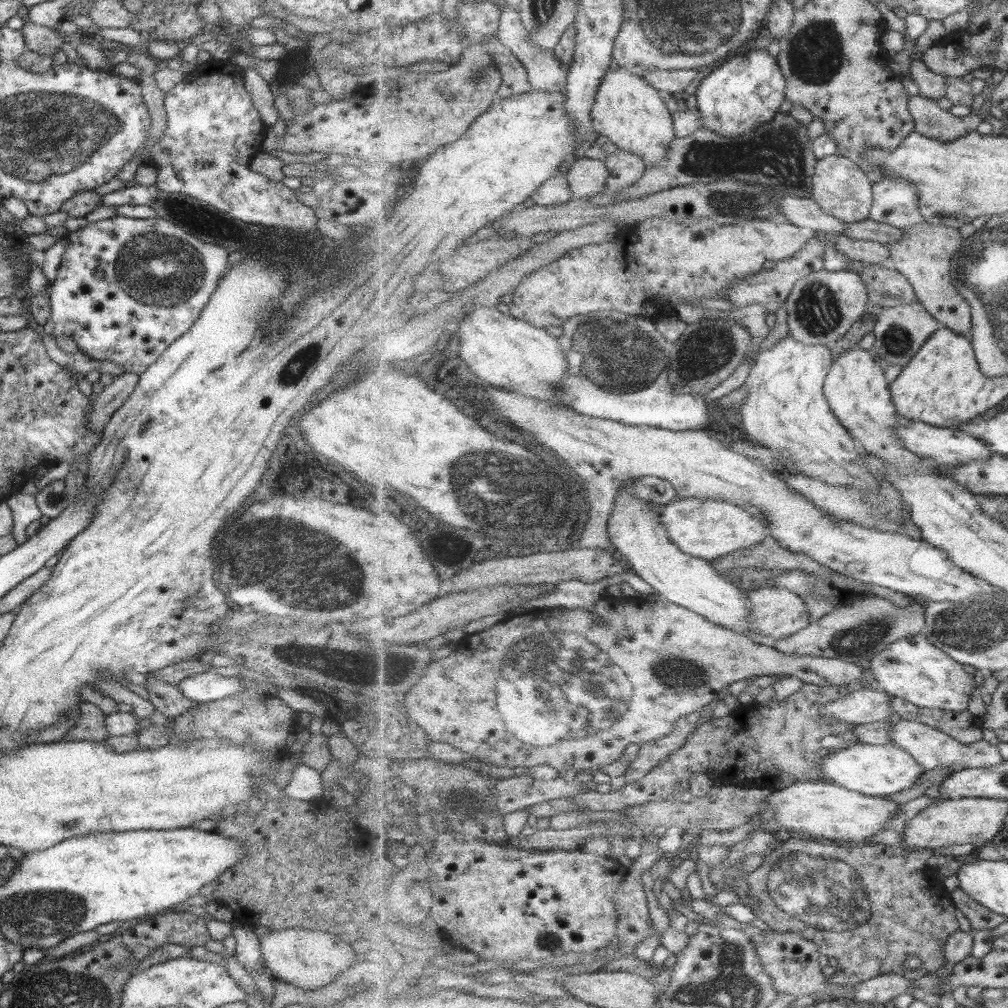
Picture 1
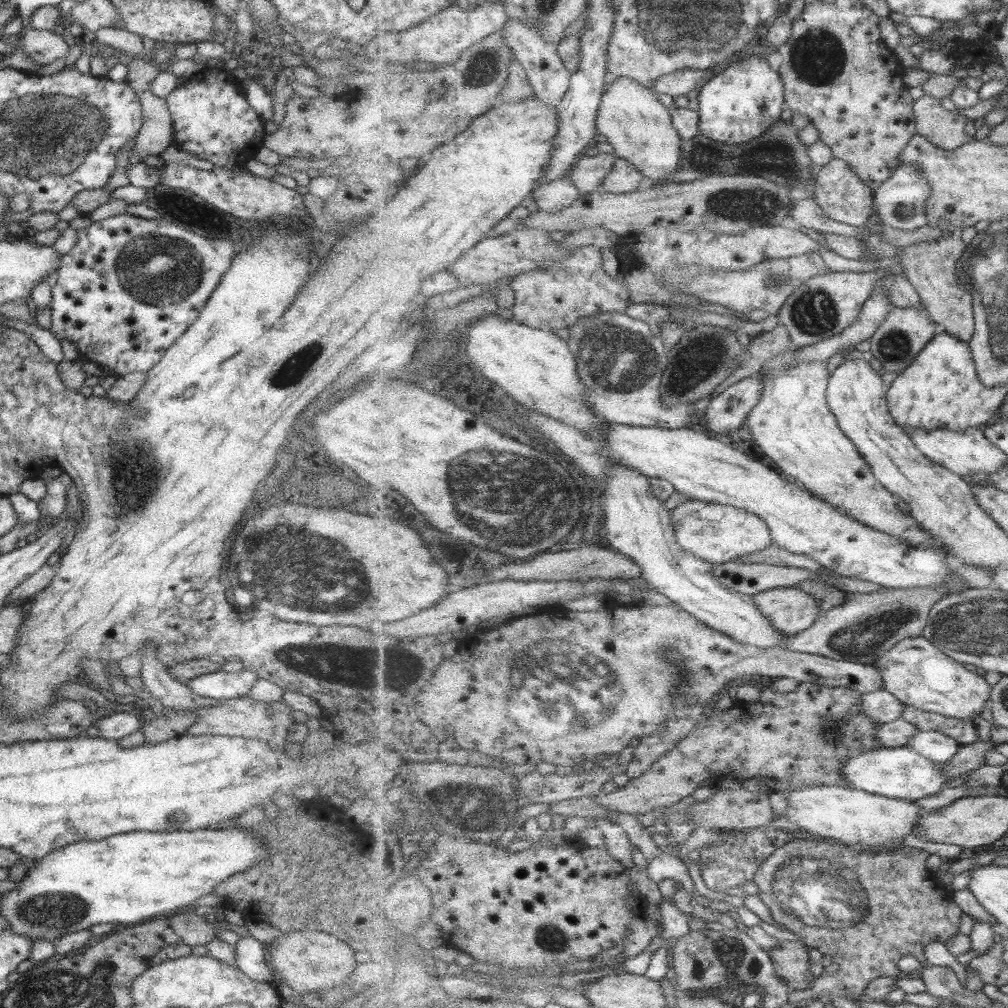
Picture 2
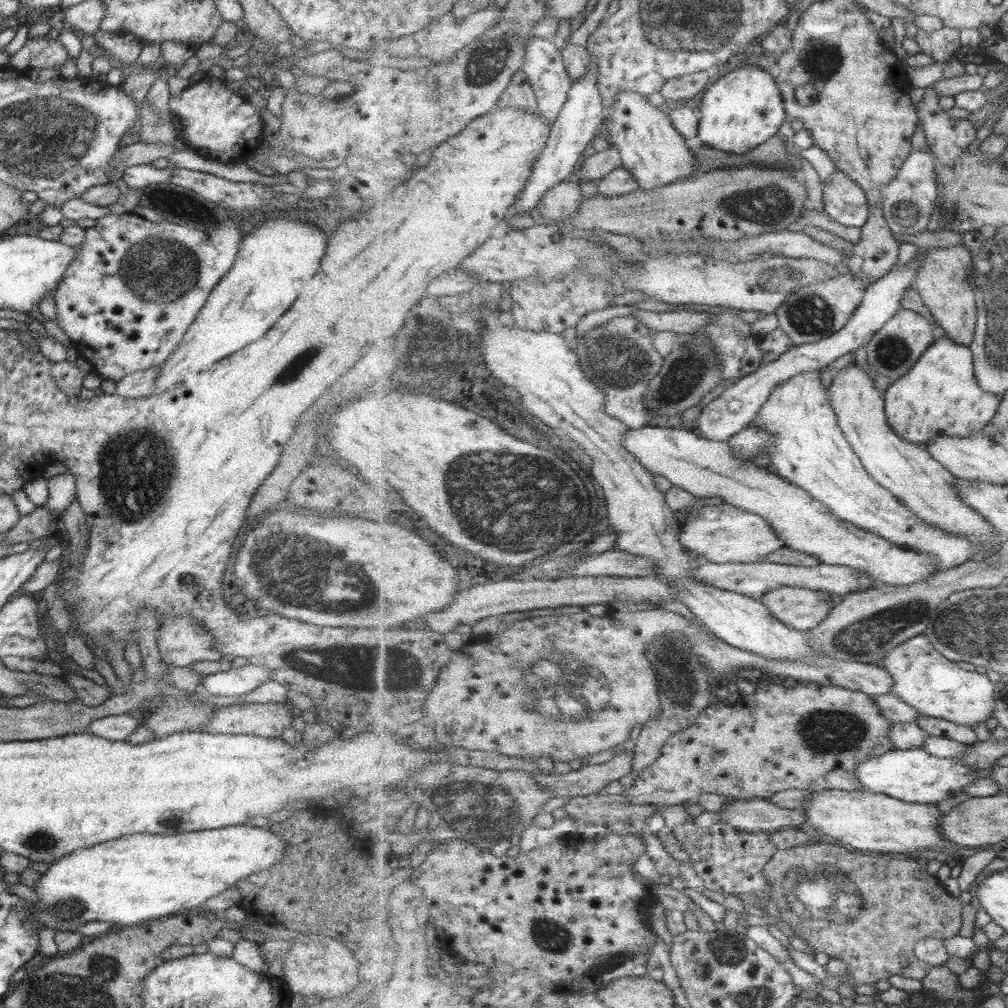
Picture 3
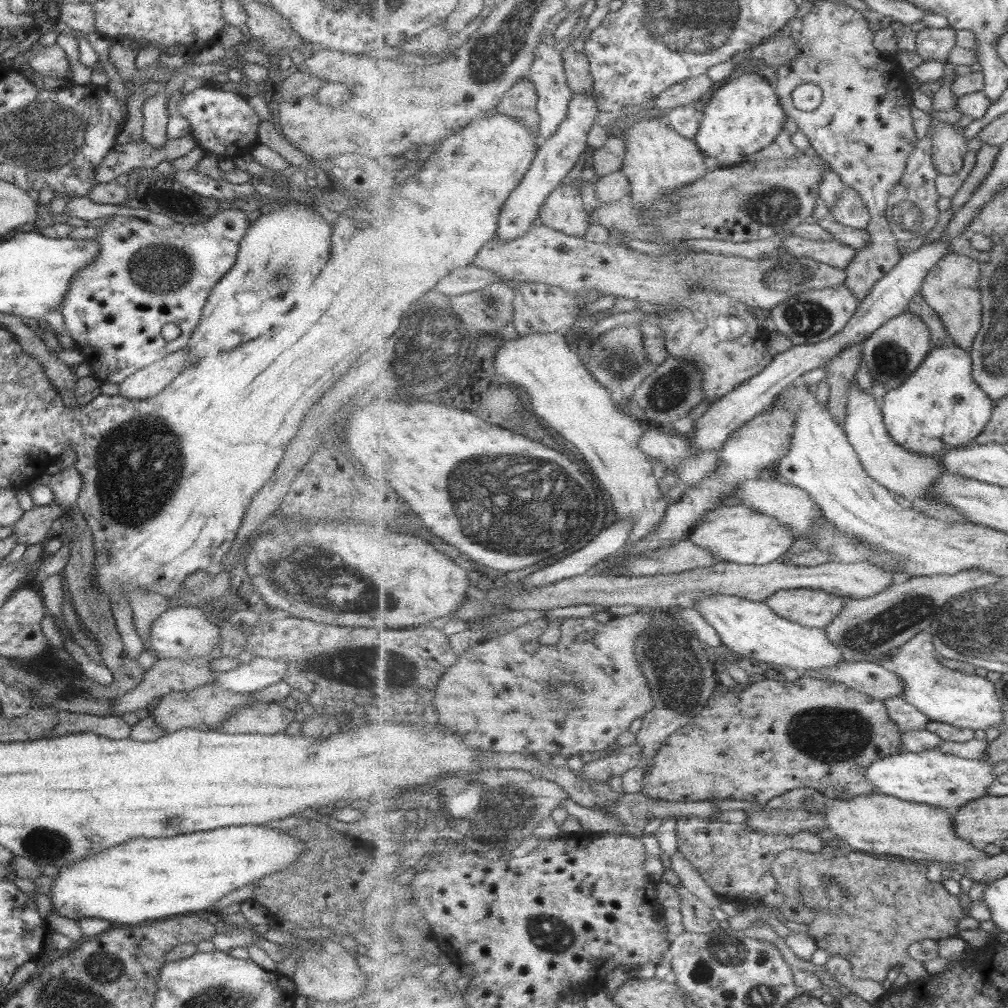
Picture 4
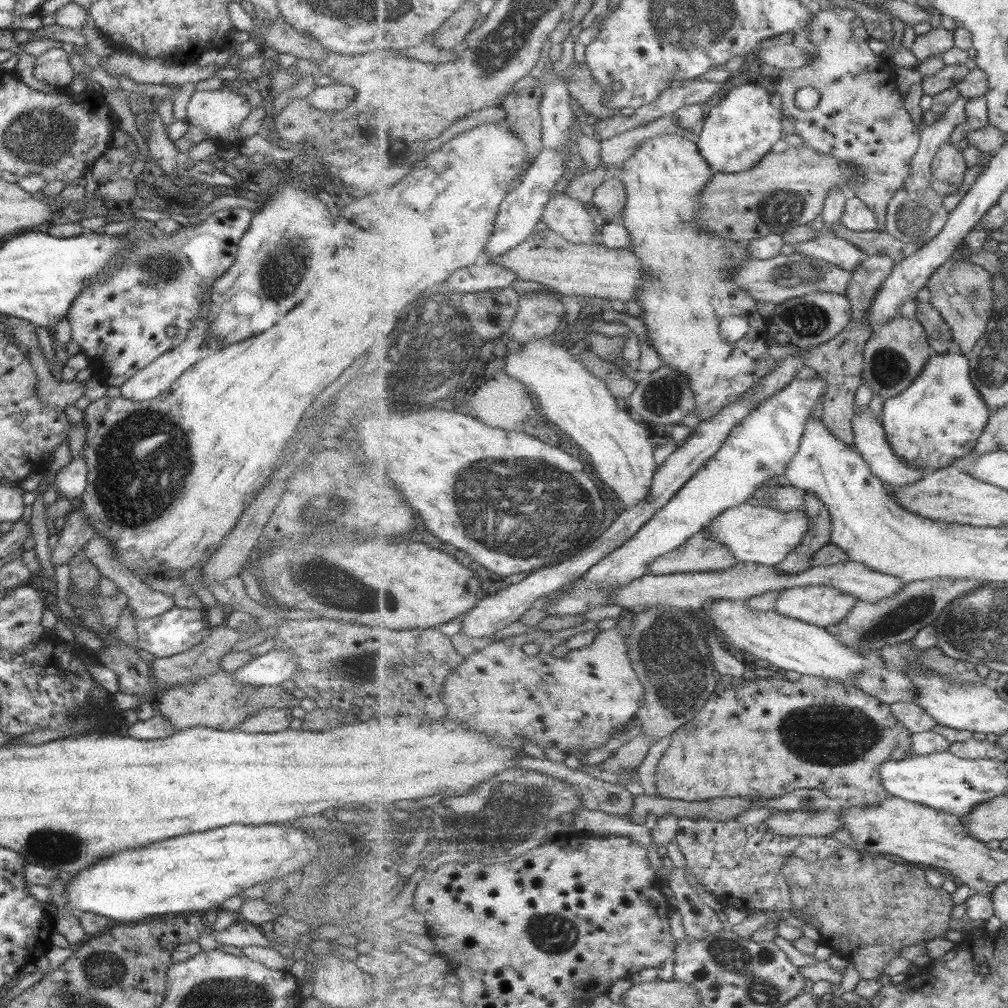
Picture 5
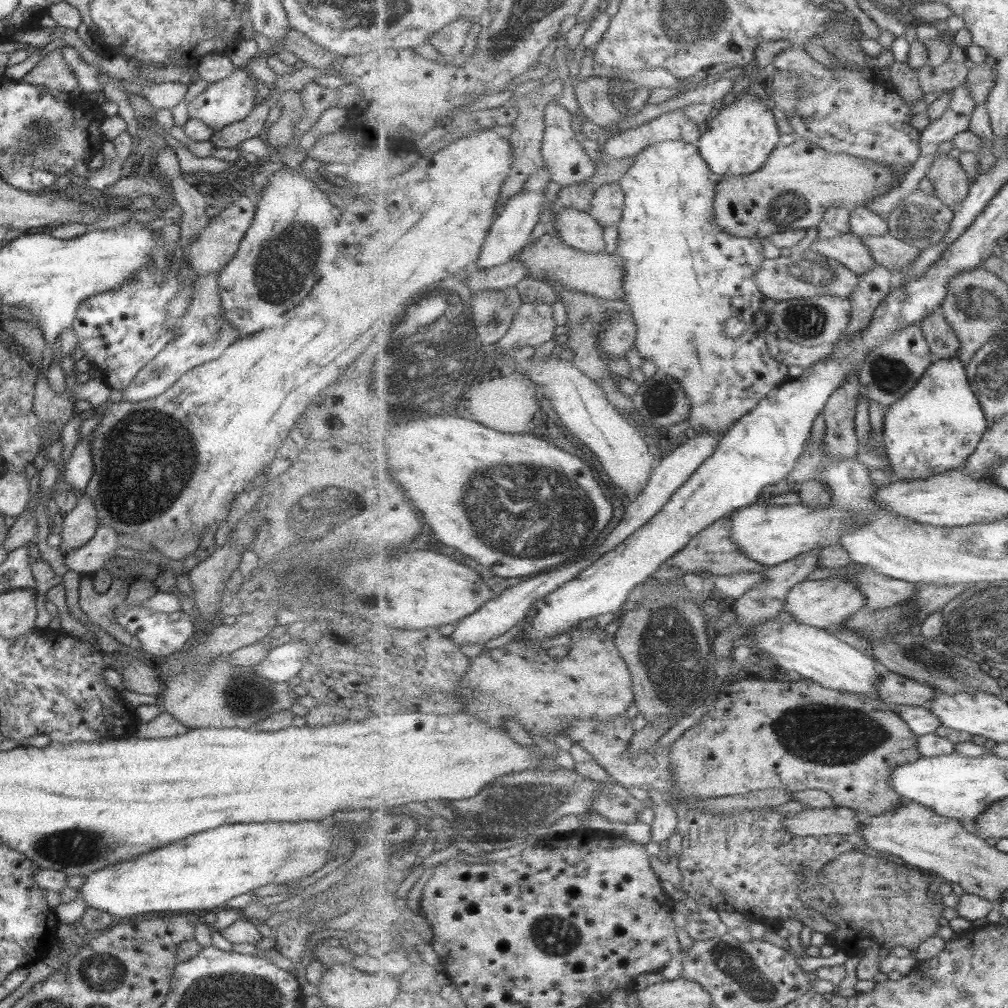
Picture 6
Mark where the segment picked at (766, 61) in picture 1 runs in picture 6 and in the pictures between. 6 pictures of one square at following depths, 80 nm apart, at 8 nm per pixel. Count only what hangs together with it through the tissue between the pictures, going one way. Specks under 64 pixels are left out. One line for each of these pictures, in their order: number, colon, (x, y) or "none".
2: (744, 101)
3: (745, 108)
4: (744, 115)
5: (742, 127)
6: (739, 141)

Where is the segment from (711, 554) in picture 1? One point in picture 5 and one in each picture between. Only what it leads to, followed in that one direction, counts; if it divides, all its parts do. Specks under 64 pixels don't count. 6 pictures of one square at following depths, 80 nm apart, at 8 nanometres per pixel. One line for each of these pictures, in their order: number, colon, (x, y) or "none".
2: (720, 533)
3: (722, 533)
4: (737, 533)
5: (758, 534)

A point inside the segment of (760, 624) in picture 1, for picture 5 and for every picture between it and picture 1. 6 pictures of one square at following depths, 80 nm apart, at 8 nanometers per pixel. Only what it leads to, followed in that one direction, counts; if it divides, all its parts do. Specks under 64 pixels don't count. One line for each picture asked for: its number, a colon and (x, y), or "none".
2: (791, 611)
3: (802, 608)
4: (815, 608)
5: (820, 605)

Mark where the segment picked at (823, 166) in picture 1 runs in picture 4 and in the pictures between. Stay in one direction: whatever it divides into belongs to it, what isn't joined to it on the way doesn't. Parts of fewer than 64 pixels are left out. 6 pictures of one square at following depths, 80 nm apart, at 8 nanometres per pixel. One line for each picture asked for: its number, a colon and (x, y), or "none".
2: (843, 195)
3: (844, 200)
4: (851, 210)

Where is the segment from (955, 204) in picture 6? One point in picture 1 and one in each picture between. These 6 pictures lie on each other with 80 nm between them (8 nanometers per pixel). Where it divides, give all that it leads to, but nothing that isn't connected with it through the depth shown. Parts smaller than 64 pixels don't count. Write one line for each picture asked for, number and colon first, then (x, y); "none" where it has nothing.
1: (931, 120)
2: (948, 129)
3: (949, 137)
4: (949, 146)
5: (949, 166)

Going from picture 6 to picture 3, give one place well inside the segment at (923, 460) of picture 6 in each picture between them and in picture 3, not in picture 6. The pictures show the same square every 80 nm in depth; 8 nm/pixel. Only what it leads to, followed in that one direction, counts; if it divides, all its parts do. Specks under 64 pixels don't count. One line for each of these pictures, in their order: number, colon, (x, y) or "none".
3: (940, 395)
4: (941, 405)
5: (939, 418)

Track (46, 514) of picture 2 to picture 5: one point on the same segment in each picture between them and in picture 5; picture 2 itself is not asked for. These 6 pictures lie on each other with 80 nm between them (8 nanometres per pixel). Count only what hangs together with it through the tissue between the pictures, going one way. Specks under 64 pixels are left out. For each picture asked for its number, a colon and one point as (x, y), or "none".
3: (61, 488)
4: (65, 484)
5: (69, 481)

